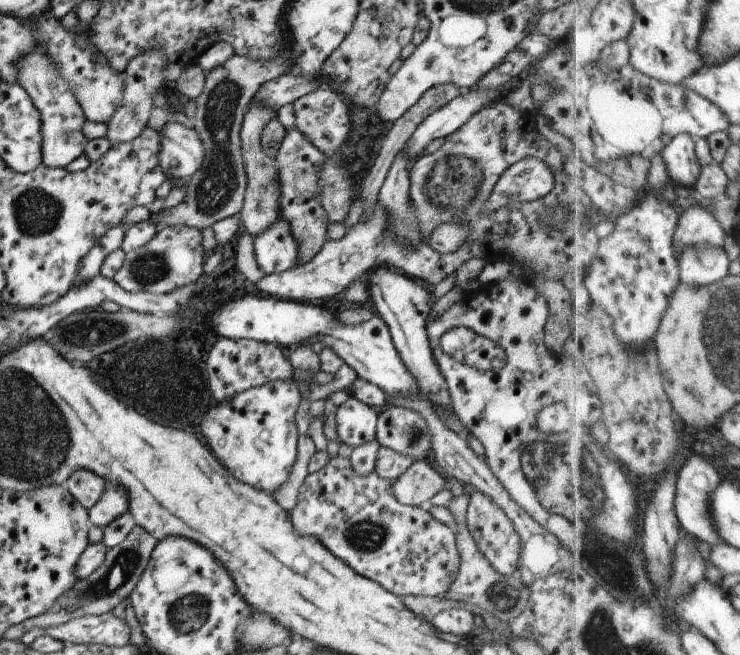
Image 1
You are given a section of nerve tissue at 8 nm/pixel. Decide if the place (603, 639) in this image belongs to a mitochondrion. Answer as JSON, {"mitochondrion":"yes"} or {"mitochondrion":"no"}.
{"mitochondrion":"yes"}

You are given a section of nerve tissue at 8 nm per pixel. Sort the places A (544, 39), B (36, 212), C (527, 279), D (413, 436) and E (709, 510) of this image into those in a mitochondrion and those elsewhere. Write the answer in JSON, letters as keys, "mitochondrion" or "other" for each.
{"A":"other","B":"mitochondrion","C":"other","D":"mitochondrion","E":"other"}

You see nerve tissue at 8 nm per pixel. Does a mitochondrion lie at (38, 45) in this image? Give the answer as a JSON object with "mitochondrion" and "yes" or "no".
{"mitochondrion":"no"}

